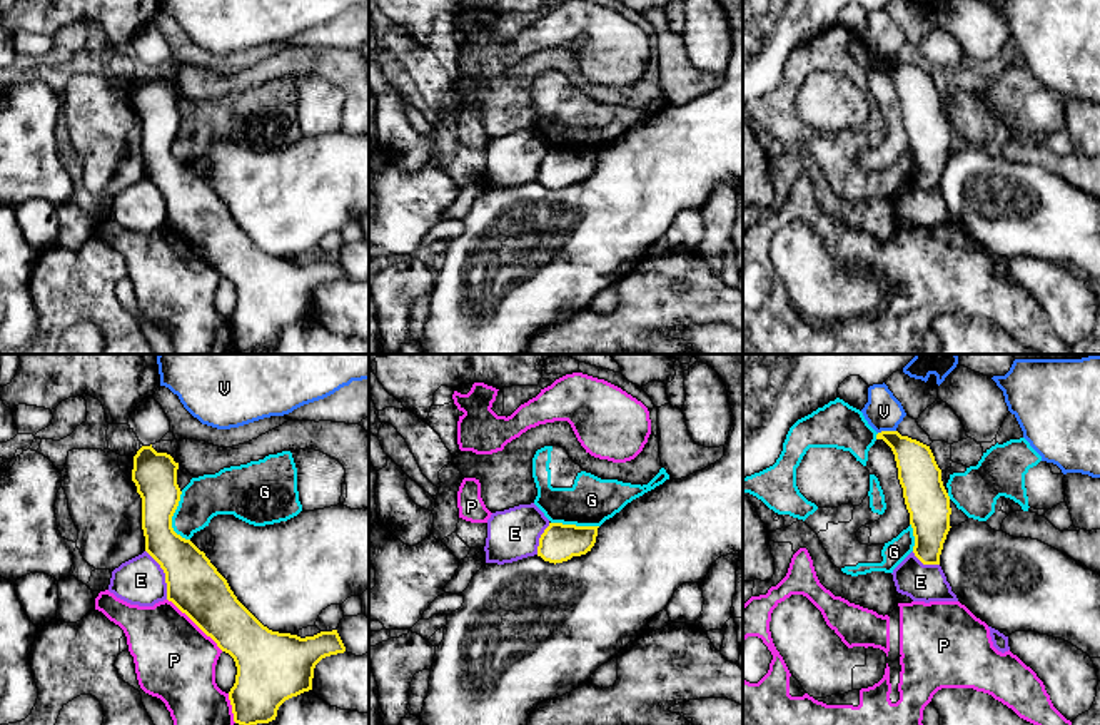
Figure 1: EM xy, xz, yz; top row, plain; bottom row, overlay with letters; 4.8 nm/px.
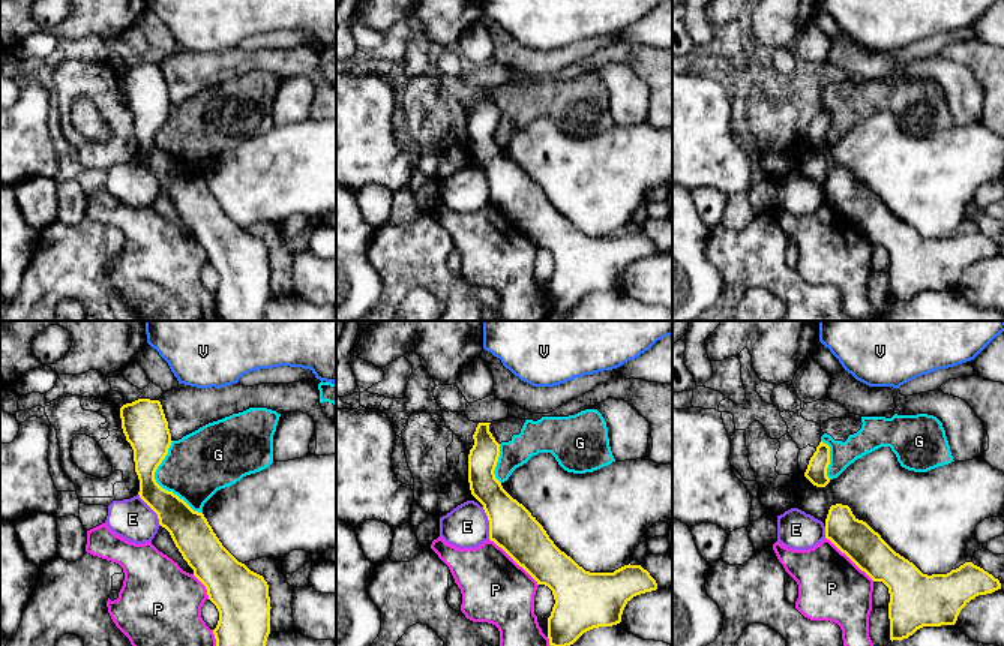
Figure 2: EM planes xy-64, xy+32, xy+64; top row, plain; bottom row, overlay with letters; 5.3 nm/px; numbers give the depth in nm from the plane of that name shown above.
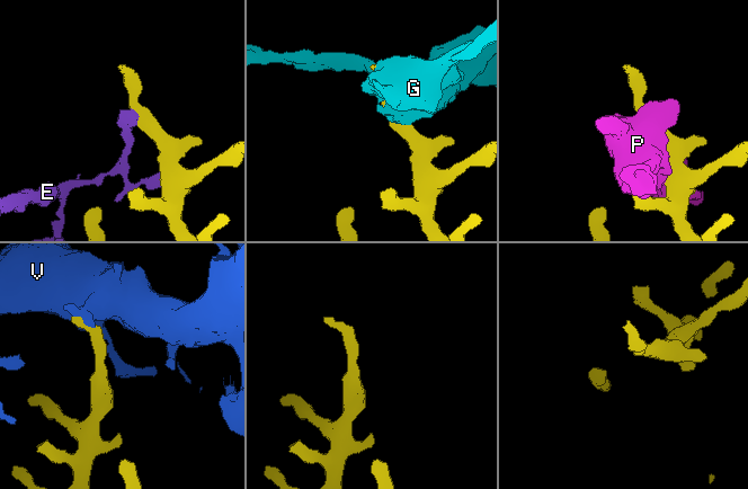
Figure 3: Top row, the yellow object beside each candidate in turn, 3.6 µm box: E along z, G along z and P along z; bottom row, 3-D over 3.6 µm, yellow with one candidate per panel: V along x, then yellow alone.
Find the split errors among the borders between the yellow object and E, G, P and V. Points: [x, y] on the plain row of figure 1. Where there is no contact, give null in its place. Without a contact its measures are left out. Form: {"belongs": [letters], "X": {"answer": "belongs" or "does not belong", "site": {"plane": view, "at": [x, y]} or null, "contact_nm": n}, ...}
{"belongs": [], "E": {"answer": "does not belong", "site": {"plane": "xy", "at": [166, 201]}, "contact_nm": 260}, "G": {"answer": "does not belong", "site": {"plane": "xy", "at": [171, 144]}, "contact_nm": 240}, "P": {"answer": "does not belong", "site": {"plane": "xy", "at": [196, 249]}, "contact_nm": 380}, "V": {"answer": "does not belong", "site": {"plane": "yz", "at": [887, 57]}, "contact_nm": 90}}

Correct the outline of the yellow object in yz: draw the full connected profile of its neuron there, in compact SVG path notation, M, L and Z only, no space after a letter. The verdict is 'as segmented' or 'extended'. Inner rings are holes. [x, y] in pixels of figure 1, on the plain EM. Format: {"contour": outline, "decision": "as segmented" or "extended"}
{"contour": "M881 57L876 65L883 65L895 80L915 162L915 182L923 190L940 190L943 169L951 154L951 134L941 107L941 95L930 72L901 62L898 57Z", "decision": "as segmented"}

